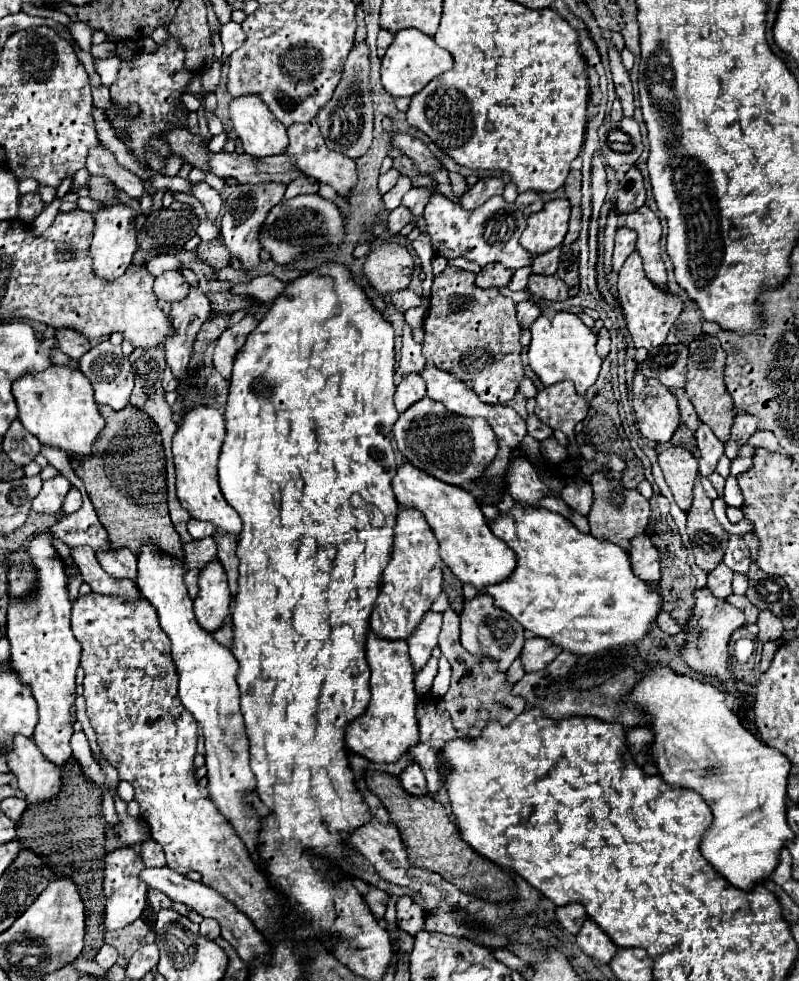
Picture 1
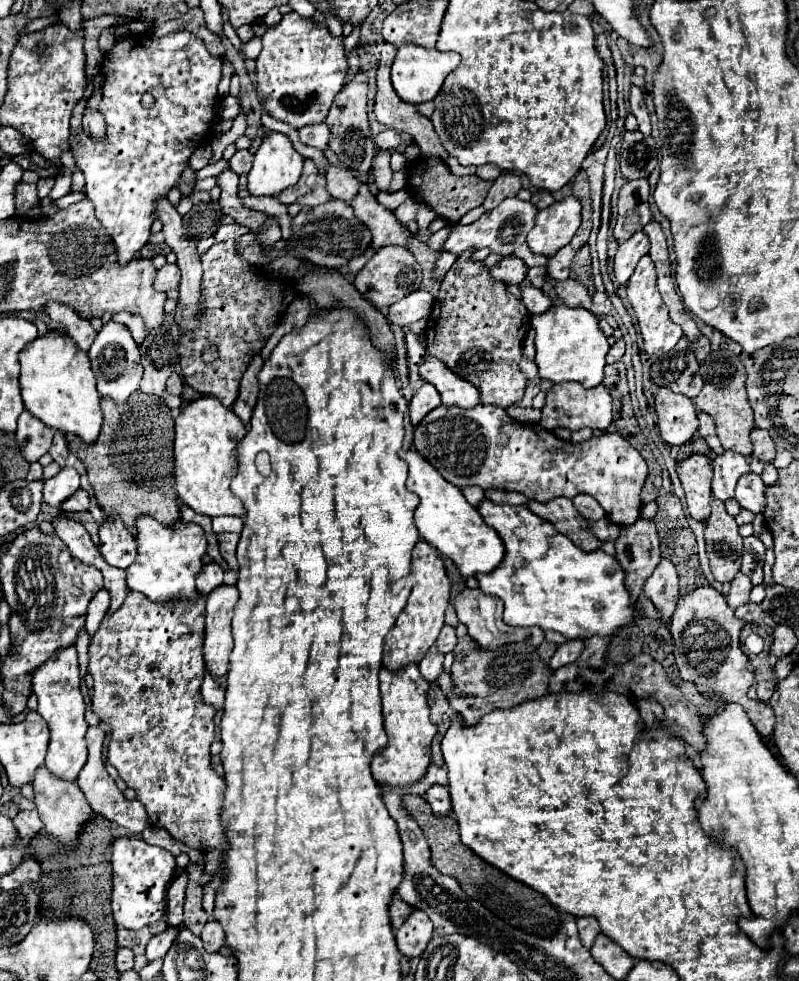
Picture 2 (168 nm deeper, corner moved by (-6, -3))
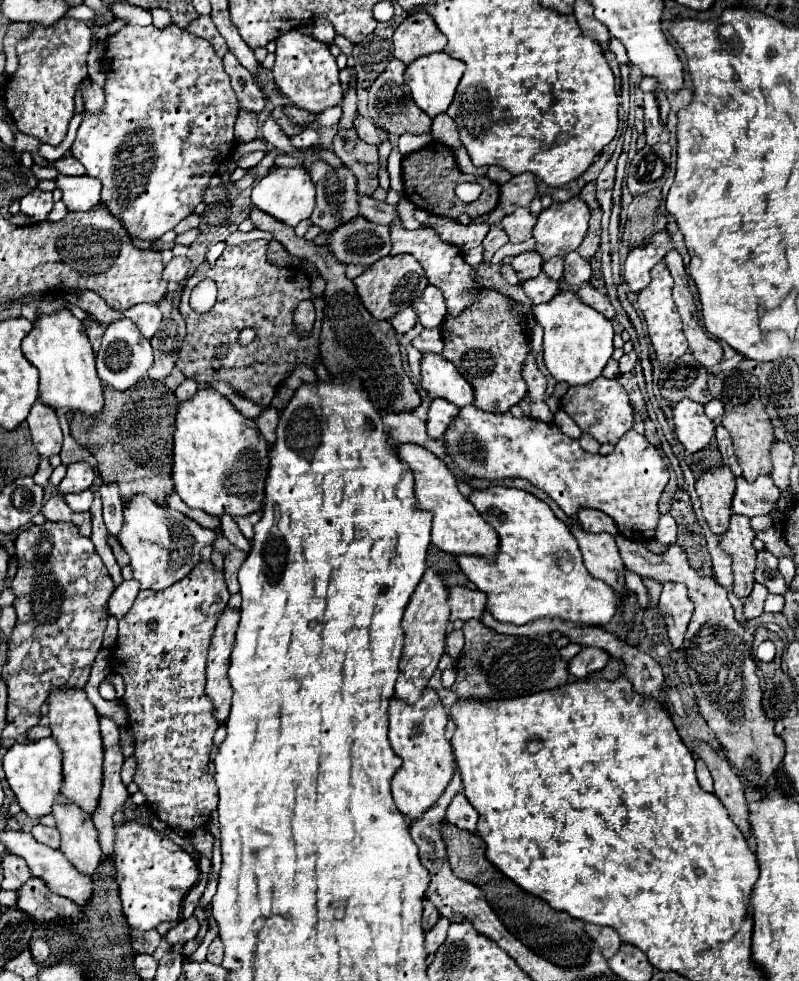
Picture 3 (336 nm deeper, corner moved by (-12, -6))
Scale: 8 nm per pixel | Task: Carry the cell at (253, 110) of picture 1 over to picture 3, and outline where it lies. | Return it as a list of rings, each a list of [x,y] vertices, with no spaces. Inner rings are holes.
[[[295,166],[295,168],[271,168],[267,172],[267,176],[263,176],[261,180],[255,182],[253,186],[253,194],[251,200],[255,204],[255,208],[271,214],[273,218],[281,220],[287,226],[297,226],[301,220],[309,218],[315,206],[315,186],[309,178],[309,172],[303,166]]]

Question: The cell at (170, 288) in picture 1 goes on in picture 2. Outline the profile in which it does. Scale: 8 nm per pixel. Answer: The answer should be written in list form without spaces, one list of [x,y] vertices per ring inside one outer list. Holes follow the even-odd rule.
[[[165,263],[157,271],[157,277],[153,281],[153,289],[157,289],[157,291],[169,291],[169,289],[173,289],[173,287],[179,285],[179,279],[181,279],[179,267],[173,265],[173,263]]]

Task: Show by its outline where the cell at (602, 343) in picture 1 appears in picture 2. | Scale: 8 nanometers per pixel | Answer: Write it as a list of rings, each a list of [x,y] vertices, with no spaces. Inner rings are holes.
[[[621,339],[621,341],[617,341],[617,343],[609,349],[609,353],[607,353],[607,363],[617,363],[617,361],[621,361],[623,355],[625,355],[625,341]]]

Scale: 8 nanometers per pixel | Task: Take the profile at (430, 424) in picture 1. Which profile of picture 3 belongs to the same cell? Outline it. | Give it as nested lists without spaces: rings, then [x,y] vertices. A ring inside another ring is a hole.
[[[465,406],[451,420],[443,440],[447,456],[455,460],[455,468],[465,478],[523,478],[549,494],[567,516],[575,516],[581,506],[597,508],[609,514],[619,534],[631,540],[645,542],[655,534],[661,516],[657,502],[667,486],[669,472],[655,446],[635,430],[625,432],[609,456],[601,456],[585,452],[579,440],[565,436],[555,424],[513,418],[511,412],[489,414],[475,406]]]

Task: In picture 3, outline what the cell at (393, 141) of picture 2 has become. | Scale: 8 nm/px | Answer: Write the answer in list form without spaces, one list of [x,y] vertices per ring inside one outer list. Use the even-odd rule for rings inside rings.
[[[359,116],[359,120],[355,120],[355,128],[357,128],[357,134],[361,140],[365,140],[367,144],[373,144],[373,146],[379,146],[387,140],[387,132],[383,132],[383,128],[377,128],[373,126],[369,120],[365,120],[363,116]]]

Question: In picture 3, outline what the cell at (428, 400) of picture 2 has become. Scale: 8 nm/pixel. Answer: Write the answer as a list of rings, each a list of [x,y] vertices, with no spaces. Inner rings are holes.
[[[433,398],[427,410],[427,434],[435,440],[441,440],[449,422],[459,414],[459,408],[443,398]]]

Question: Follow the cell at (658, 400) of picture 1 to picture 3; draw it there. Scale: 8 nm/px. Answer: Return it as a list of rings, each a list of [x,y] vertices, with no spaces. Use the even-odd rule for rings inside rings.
[[[681,400],[679,404],[673,406],[673,422],[677,440],[689,452],[705,448],[715,434],[713,420],[707,418],[703,406],[693,400]]]

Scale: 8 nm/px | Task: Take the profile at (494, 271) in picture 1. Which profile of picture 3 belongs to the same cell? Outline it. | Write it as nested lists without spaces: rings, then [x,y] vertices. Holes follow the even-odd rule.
[[[523,252],[523,254],[515,256],[513,262],[511,262],[511,266],[517,272],[519,280],[529,280],[535,274],[539,274],[541,264],[543,264],[543,258],[537,252]]]

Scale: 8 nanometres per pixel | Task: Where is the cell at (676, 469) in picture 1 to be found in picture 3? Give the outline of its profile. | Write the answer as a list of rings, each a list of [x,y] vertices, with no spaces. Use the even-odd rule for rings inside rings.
[[[713,466],[695,482],[703,518],[711,532],[723,534],[731,518],[731,498],[735,492],[735,476],[727,466]]]

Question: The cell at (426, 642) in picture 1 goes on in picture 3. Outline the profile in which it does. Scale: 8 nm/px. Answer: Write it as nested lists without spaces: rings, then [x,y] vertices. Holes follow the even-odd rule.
[[[453,630],[449,636],[447,636],[447,654],[457,658],[463,650],[463,632],[461,630]]]

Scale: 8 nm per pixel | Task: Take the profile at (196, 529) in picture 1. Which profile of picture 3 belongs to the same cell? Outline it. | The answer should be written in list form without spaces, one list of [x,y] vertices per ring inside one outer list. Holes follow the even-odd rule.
[[[255,512],[255,514],[249,514],[249,516],[243,516],[243,518],[237,518],[237,526],[239,530],[243,532],[243,536],[247,536],[247,540],[253,538],[253,526],[257,524],[257,520],[261,518],[261,512]]]

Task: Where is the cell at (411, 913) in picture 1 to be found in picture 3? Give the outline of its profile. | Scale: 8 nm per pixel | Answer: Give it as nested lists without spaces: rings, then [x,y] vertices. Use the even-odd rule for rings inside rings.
[[[441,918],[435,928],[431,928],[429,932],[425,932],[425,948],[427,948],[427,954],[435,954],[437,948],[445,942],[445,936],[447,936],[447,928],[449,928],[449,920],[447,918]]]

